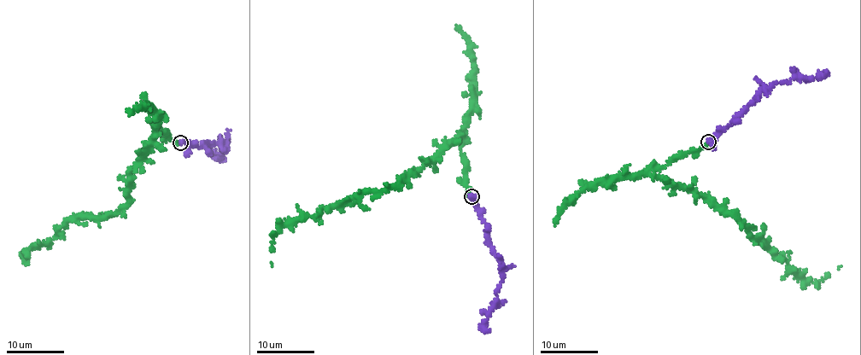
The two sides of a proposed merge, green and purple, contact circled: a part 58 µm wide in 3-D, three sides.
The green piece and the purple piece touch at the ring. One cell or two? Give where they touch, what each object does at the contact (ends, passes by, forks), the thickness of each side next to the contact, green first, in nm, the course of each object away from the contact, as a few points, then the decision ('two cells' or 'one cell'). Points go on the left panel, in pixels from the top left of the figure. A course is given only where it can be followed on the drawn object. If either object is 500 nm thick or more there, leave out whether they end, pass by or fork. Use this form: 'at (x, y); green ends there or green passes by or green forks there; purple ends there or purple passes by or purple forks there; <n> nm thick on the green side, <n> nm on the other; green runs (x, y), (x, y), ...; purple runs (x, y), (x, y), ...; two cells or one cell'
at (180, 142); green ends there; purple ends there; 280 nm thick on the green side, 280 nm on the other; green runs (180, 142), (155, 126), (125, 206), (64, 222), (47, 244), (22, 253); purple runs (180, 142), (202, 147), (207, 143), (226, 145), (221, 157), (216, 160), (224, 160); one cell

